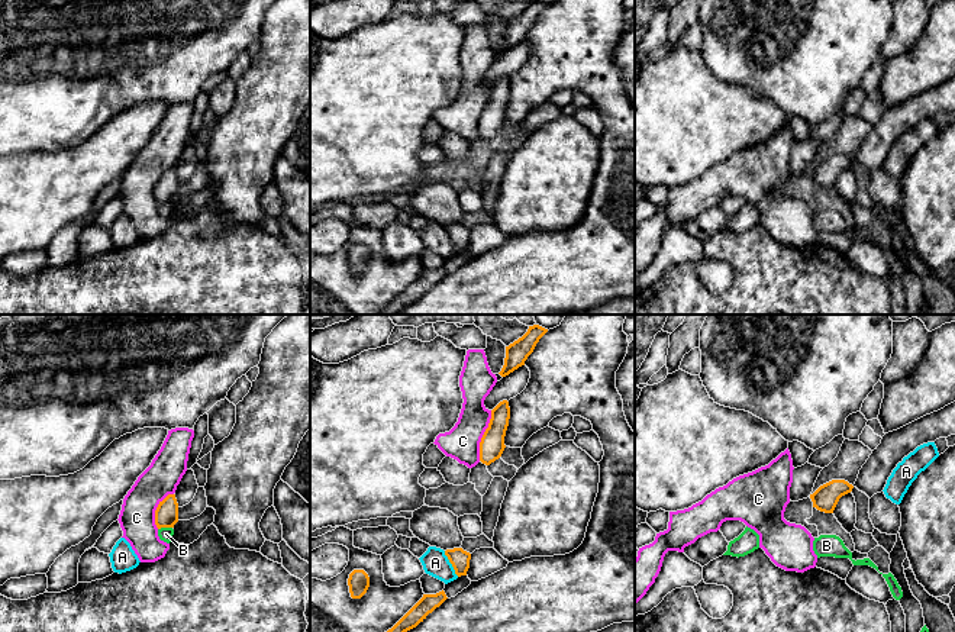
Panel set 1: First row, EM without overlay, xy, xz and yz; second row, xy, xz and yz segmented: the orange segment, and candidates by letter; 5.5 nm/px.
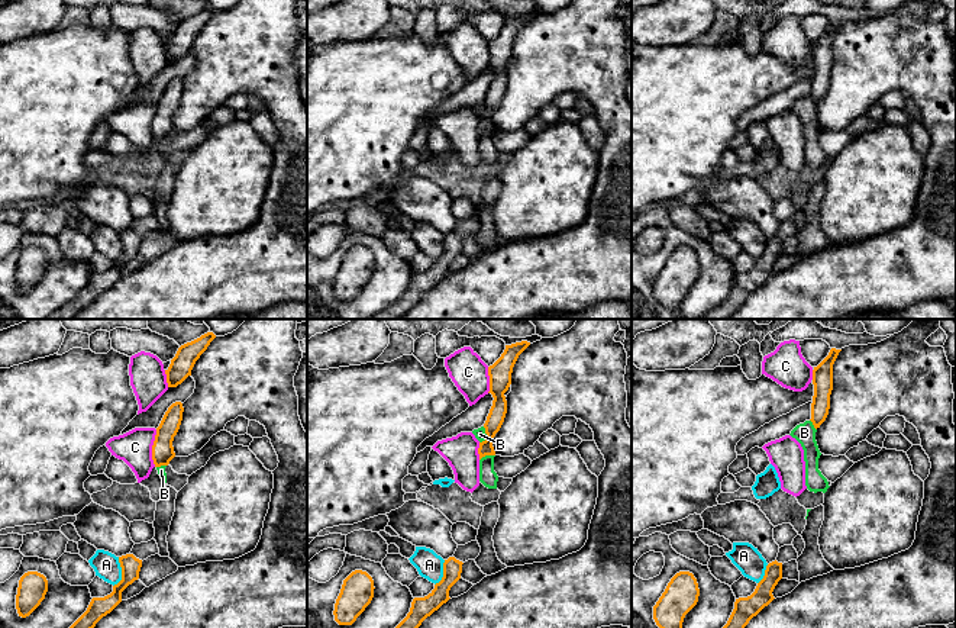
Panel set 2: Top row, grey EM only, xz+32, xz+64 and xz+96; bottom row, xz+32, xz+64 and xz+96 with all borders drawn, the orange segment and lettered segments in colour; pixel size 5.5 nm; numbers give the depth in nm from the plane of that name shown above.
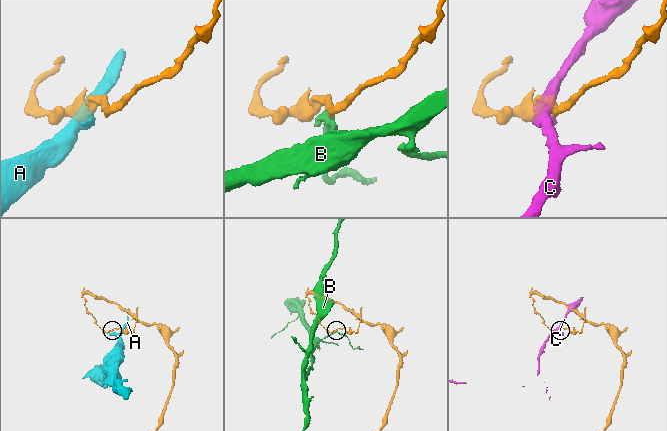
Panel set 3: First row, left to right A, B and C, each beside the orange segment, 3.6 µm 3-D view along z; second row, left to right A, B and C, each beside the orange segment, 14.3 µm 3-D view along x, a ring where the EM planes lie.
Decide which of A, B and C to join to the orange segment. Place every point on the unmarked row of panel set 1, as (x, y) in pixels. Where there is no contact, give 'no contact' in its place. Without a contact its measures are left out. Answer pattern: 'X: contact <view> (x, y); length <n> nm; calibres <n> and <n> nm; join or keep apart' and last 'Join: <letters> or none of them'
A: contact xz (451, 238); length 170 nm; calibres 110 and 150 nm; keep apart
B: contact xy (164, 202); length 80 nm; calibres 130 and 80 nm; keep apart
C: contact xz (483, 110); length 280 nm; calibres 140 and 190 nm; keep apart
Join: none of them

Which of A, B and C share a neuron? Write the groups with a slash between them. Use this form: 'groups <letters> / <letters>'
groups A / B / C

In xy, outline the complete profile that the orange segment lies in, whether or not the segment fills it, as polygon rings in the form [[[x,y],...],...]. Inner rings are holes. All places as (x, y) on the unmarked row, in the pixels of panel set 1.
[[[168,170],[162,177],[159,177],[155,186],[155,200],[161,203],[174,203],[178,197],[178,178],[175,170]]]

